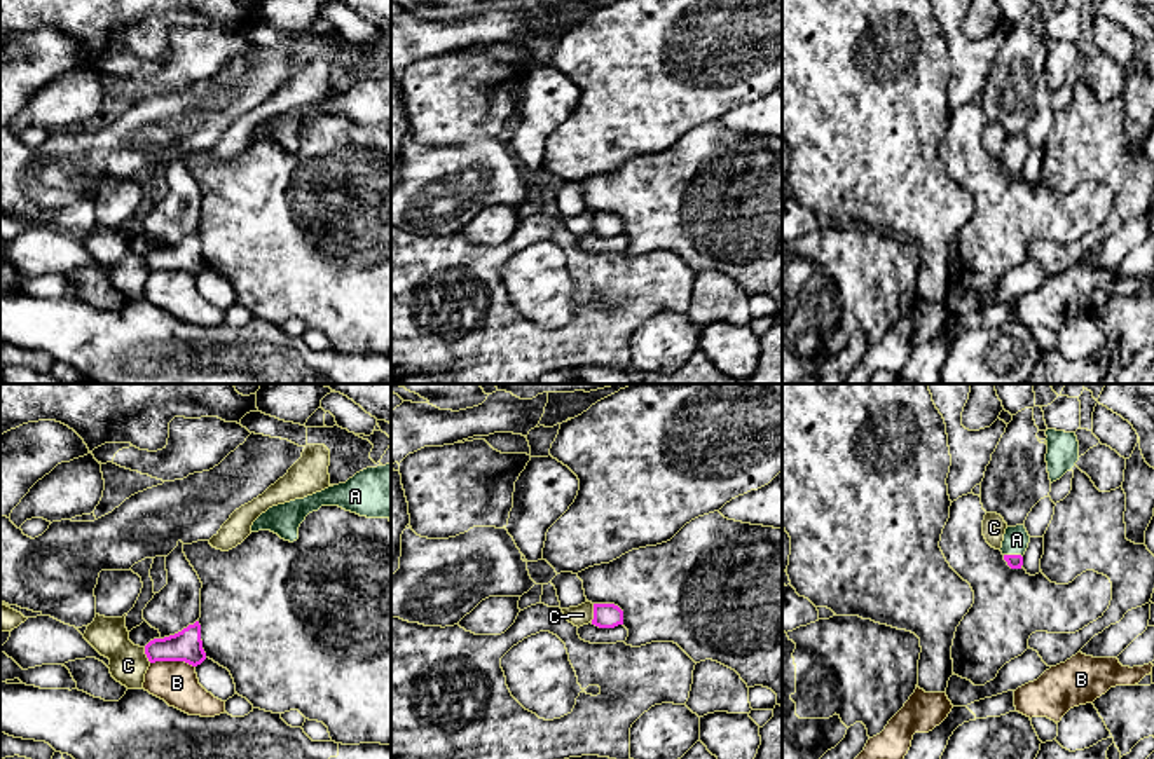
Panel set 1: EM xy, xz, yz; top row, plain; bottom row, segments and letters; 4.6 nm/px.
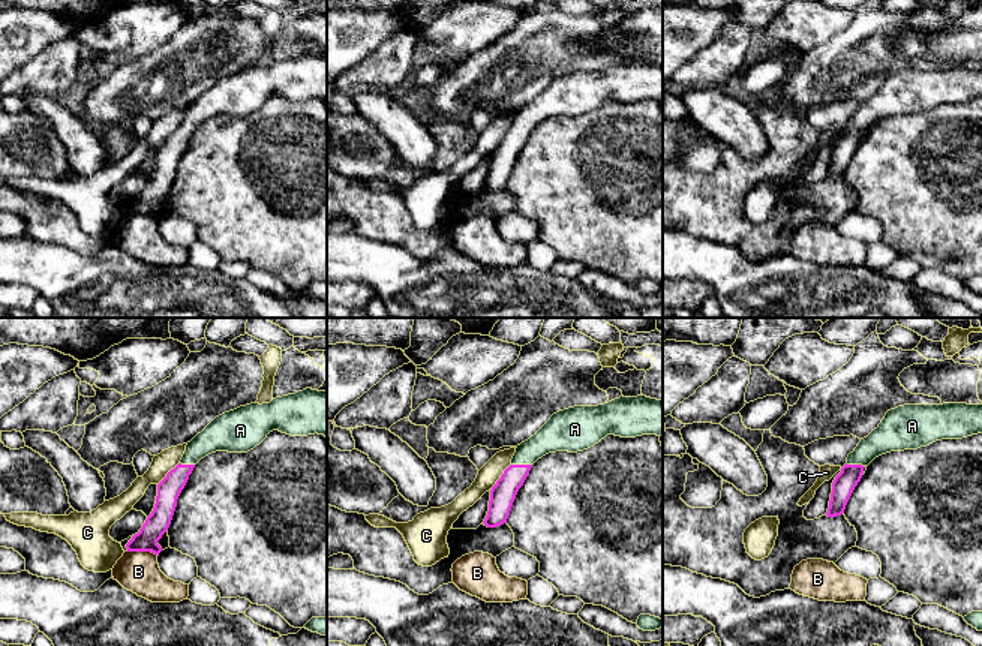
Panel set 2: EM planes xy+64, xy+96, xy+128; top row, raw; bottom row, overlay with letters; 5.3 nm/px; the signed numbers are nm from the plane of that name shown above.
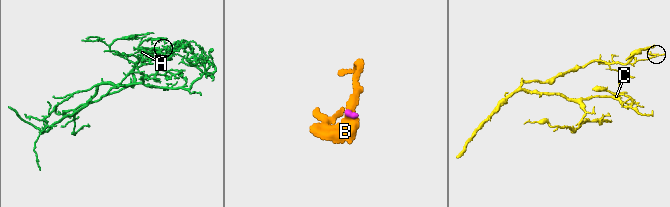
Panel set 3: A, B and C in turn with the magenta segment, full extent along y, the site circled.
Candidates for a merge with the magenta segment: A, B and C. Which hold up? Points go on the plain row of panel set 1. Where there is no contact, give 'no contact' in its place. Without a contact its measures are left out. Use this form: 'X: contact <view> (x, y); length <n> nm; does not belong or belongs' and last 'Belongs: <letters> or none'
A: contact yz (1013, 164); length 90 nm; belongs
B: contact xy (173, 269); length 200 nm; does not belong
C: contact xz (594, 222); length 90 nm; does not belong
Belongs: A

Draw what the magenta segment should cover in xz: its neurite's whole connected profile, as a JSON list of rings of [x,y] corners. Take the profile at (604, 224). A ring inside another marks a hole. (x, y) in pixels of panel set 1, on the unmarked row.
[[[594,213],[592,234],[599,237],[615,237],[623,234],[623,220],[615,213]]]

